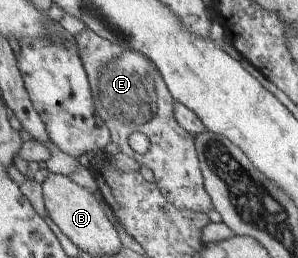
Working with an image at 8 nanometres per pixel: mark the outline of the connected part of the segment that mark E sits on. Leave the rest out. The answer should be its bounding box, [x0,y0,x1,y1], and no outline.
[74,29,214,213]

